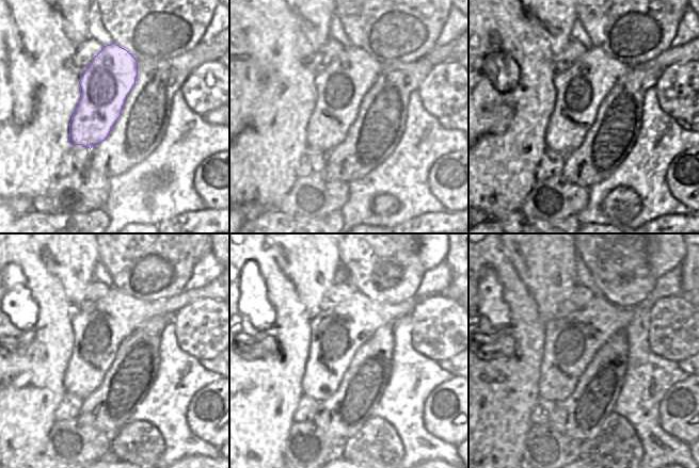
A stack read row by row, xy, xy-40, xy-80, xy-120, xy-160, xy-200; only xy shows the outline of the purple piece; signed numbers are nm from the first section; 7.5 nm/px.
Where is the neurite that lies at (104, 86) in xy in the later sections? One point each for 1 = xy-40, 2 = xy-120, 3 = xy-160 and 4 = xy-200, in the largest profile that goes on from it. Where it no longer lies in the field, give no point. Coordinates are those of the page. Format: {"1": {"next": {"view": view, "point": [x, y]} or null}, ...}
{"1": {"next": {"view": "xy-40", "point": [340, 87]}}, "2": {"next": {"view": "xy-120", "point": [98, 332]}}, "3": {"next": {"view": "xy-160", "point": [336, 335]}}, "4": {"next": {"view": "xy-200", "point": [571, 342]}}}

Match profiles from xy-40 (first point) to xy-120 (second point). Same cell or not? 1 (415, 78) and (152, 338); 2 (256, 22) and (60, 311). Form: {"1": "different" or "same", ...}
{"1": "same", "2": "same"}

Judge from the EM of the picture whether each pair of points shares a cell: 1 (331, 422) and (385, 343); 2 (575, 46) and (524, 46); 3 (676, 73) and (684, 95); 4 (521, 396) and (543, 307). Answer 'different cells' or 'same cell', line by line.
1: same cell
2: different cells
3: same cell
4: different cells

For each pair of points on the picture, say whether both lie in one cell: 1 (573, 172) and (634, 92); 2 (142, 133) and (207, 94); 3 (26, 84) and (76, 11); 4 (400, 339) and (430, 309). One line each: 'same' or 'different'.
1: same
2: different
3: different
4: different

